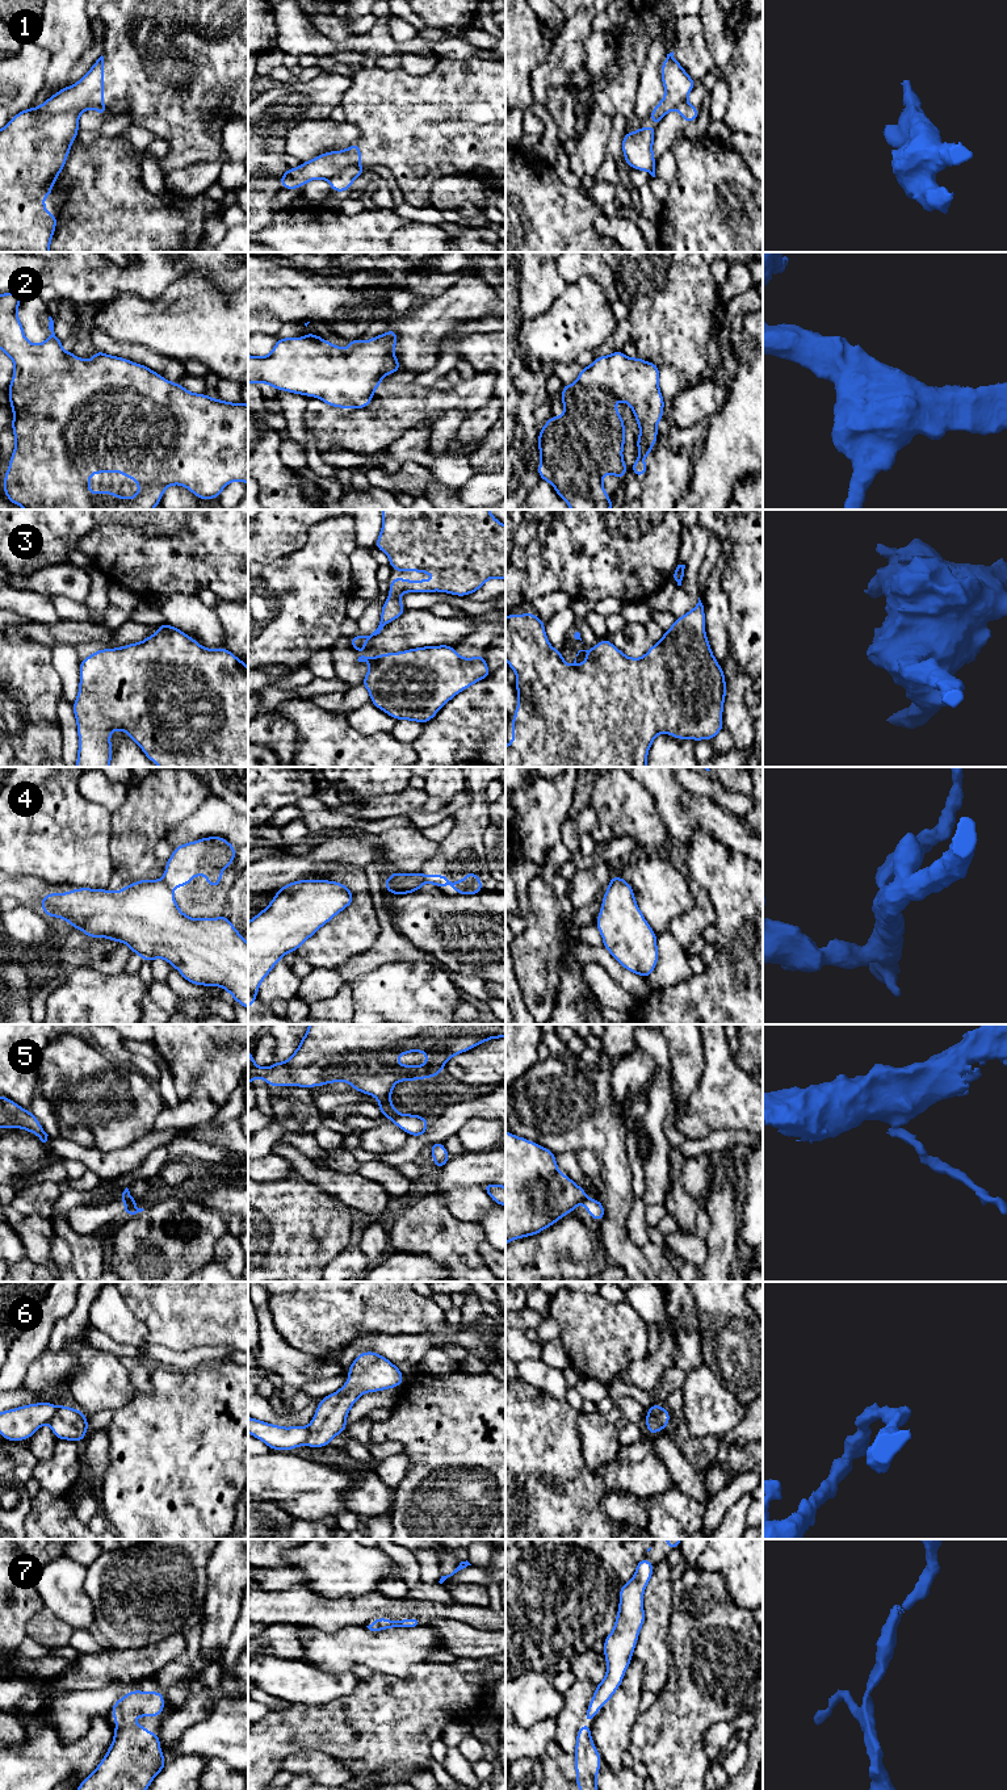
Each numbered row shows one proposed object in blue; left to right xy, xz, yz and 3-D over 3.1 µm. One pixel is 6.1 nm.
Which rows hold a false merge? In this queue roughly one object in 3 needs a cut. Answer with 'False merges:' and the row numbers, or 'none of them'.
False merges: 1, 4, 5, 6

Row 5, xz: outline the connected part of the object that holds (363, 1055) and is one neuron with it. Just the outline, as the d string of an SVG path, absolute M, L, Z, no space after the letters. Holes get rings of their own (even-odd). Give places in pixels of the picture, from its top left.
M310 1024L298 1049L286 1062L274 1061L270 1068L260 1068L253 1061L253 1053L248 1051L248 1083L261 1077L268 1086L303 1086L314 1087L348 1082L353 1090L373 1095L379 1102L390 1102L393 1086L402 1081L418 1081L441 1076L446 1061L466 1052L490 1039L505 1037L505 1024ZM408 1052L424 1052L425 1065L400 1065L394 1060Z

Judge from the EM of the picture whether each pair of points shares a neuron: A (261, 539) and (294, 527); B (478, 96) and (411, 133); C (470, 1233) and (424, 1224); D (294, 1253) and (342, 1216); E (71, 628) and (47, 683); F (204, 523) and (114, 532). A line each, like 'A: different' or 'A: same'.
A: same
B: same
C: same
D: same
E: different
F: same

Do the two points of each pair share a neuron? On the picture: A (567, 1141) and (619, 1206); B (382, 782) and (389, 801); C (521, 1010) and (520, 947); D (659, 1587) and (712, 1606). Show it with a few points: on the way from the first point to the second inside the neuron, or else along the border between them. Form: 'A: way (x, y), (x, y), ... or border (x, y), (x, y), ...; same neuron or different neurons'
A: way (590, 1141), (615, 1164), (619, 1183); same neuron
B: border (408, 787), (395, 793), (355, 795); different neurons
C: border (519, 988), (520, 997), (528, 1010); different neurons
D: border (672, 1591), (674, 1594); different neurons

